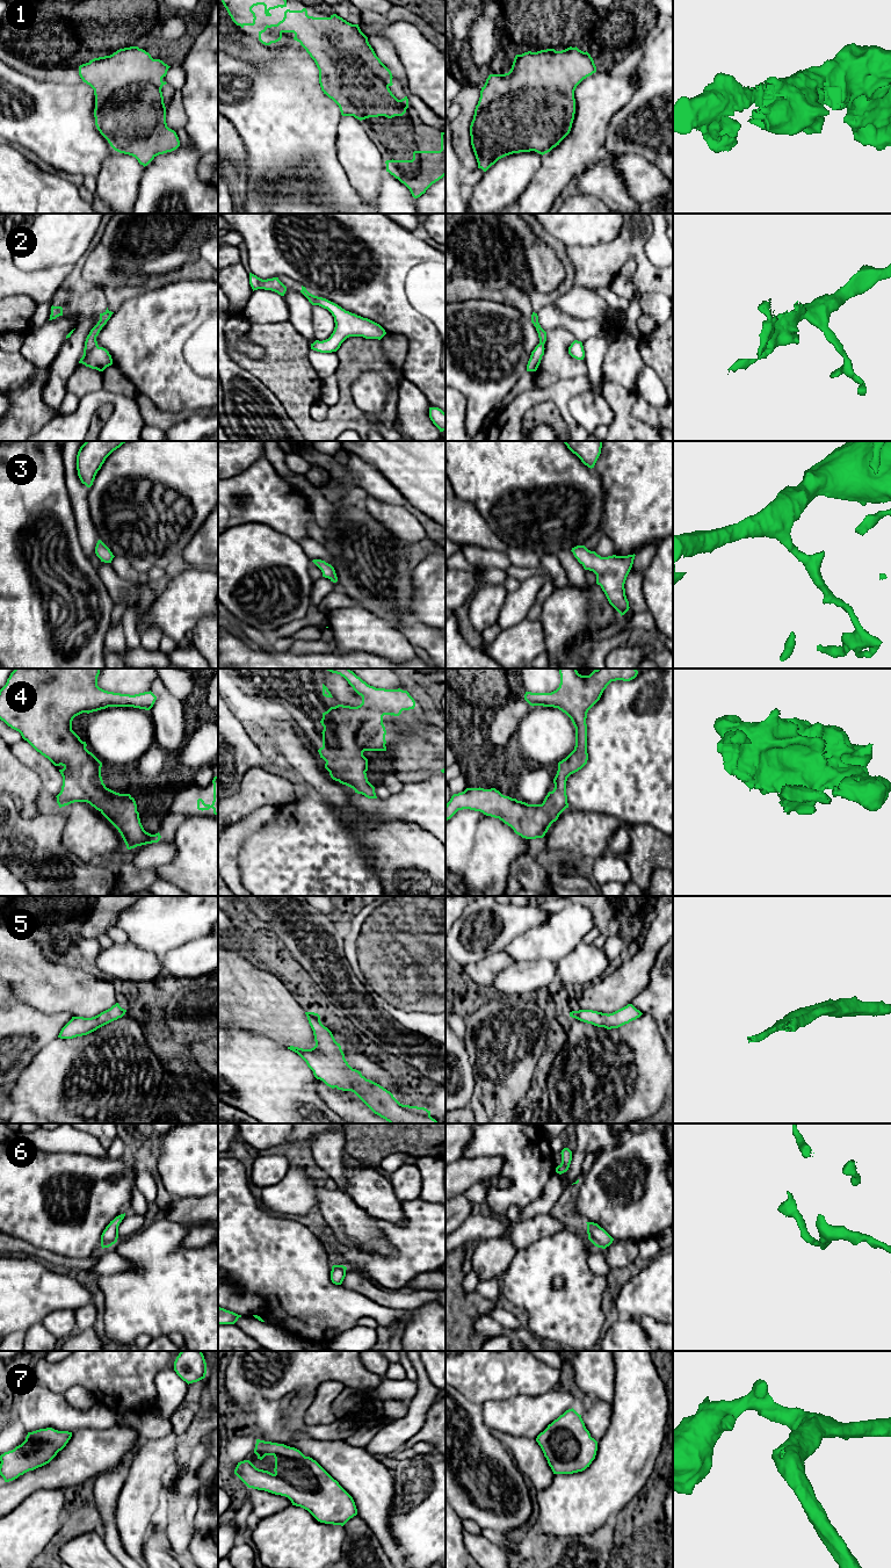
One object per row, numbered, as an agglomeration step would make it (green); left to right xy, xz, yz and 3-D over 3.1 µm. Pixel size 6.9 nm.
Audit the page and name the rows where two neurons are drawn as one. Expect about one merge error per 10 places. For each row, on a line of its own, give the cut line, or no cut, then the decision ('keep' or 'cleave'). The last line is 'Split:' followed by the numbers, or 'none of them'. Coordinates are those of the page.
1: no cut; keep
2: no cut; keep
3: no cut; keep
4: no cut; keep
5: no cut; keep
6: no cut; keep
7: no cut; keep
Split: none of them

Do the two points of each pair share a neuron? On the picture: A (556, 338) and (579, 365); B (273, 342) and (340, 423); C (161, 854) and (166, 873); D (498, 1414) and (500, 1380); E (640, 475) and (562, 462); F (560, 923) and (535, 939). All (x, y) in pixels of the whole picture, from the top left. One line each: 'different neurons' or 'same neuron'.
A: same neuron
B: same neuron
C: different neurons
D: different neurons
E: different neurons
F: same neuron

